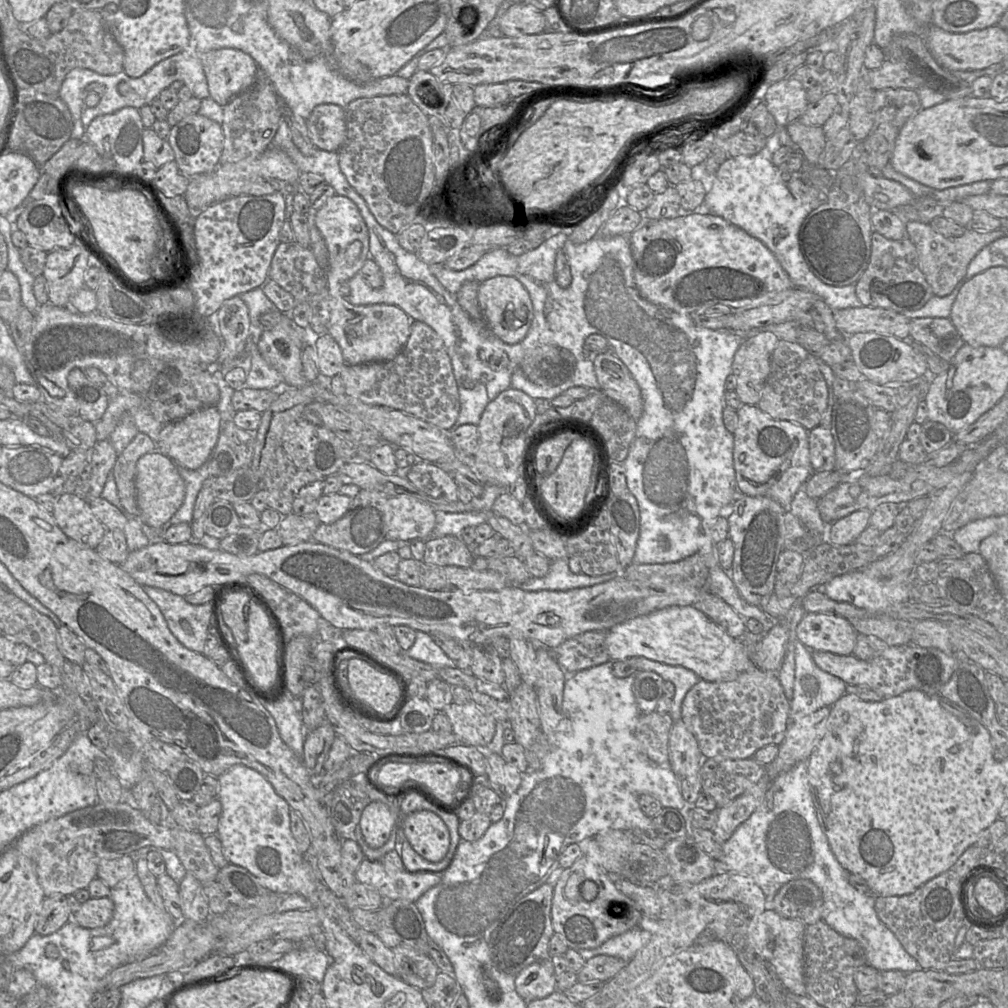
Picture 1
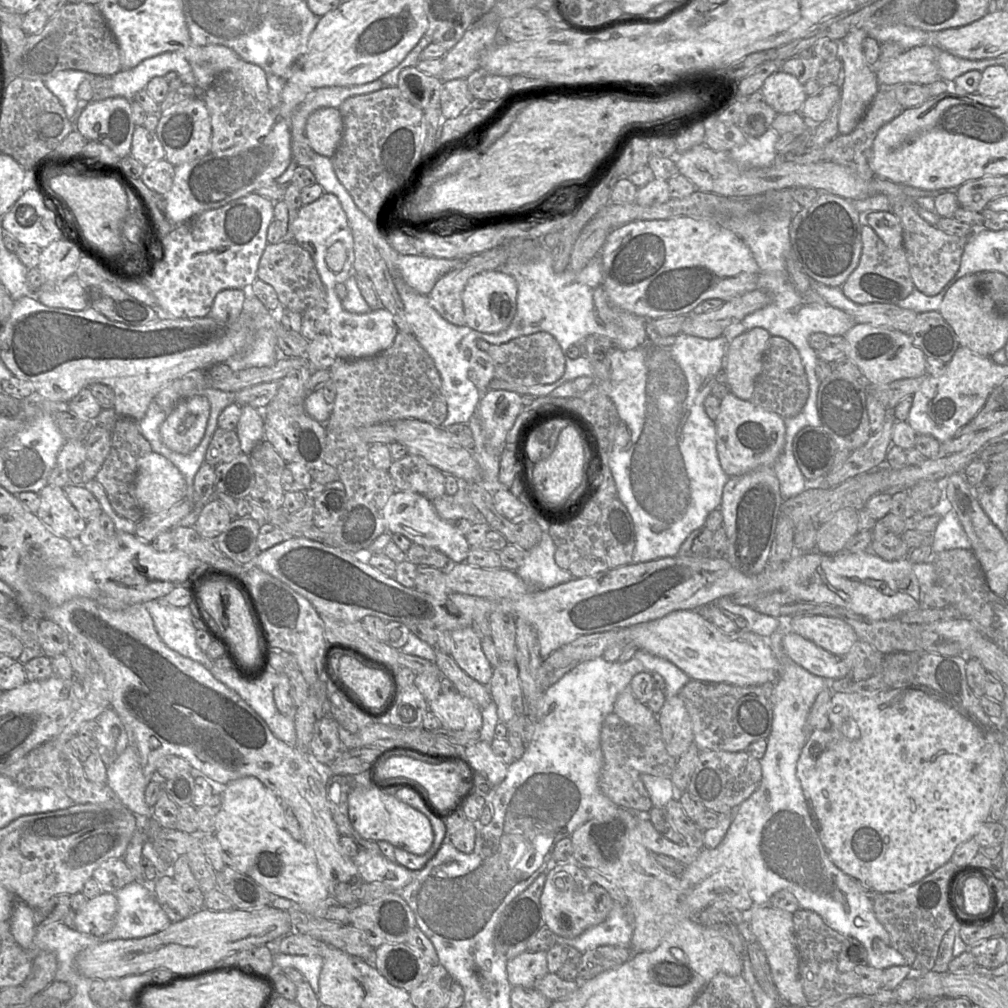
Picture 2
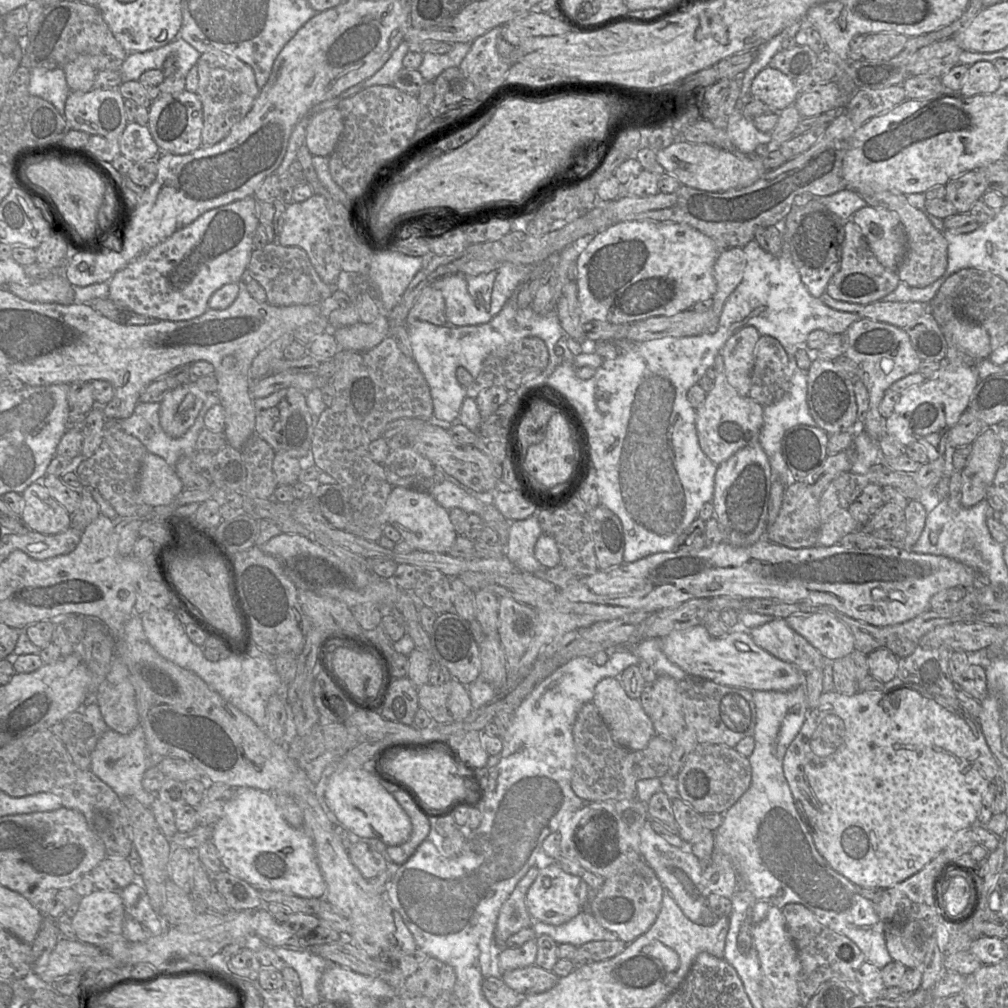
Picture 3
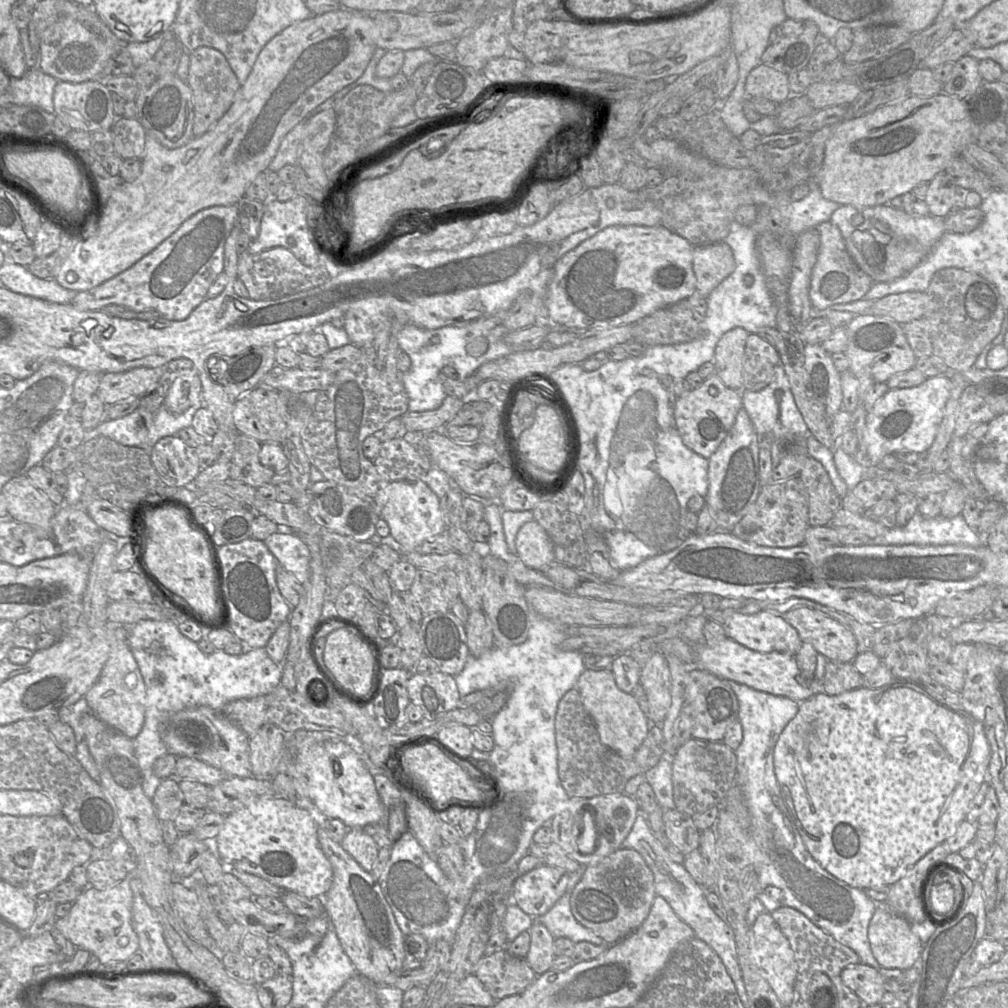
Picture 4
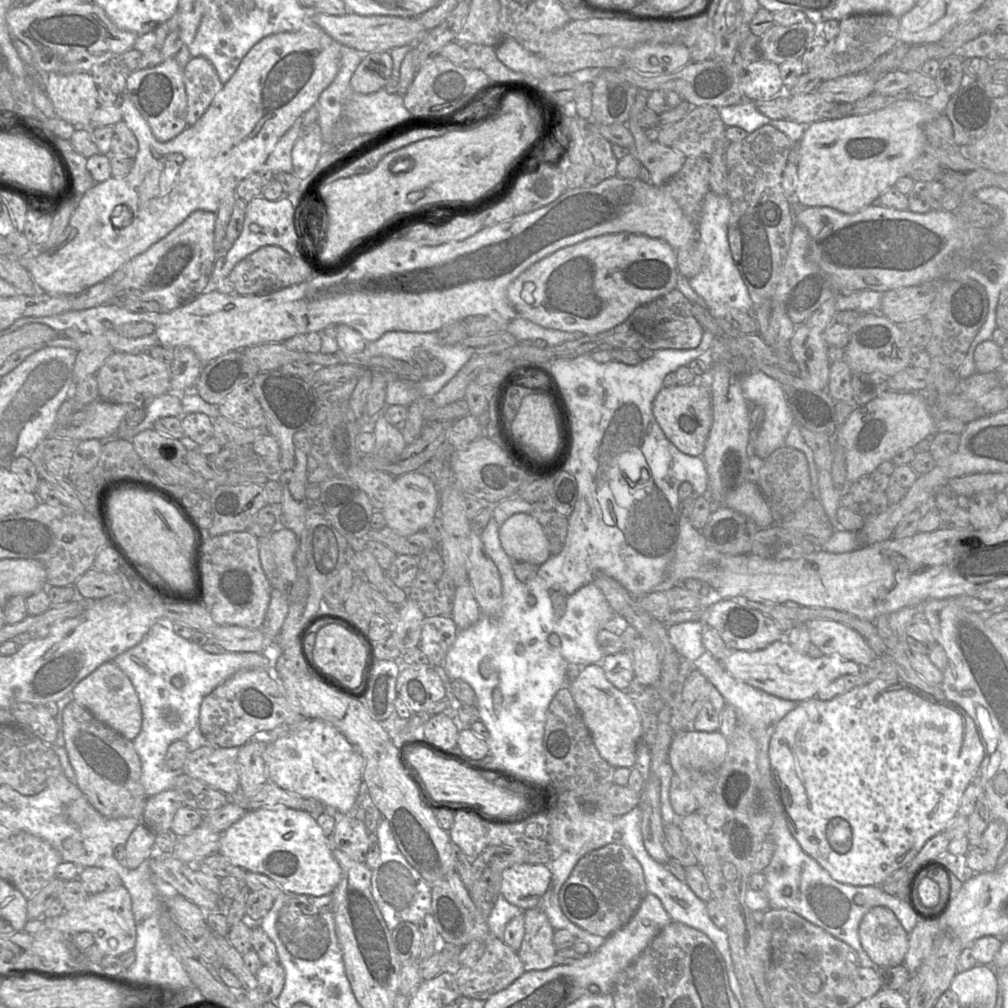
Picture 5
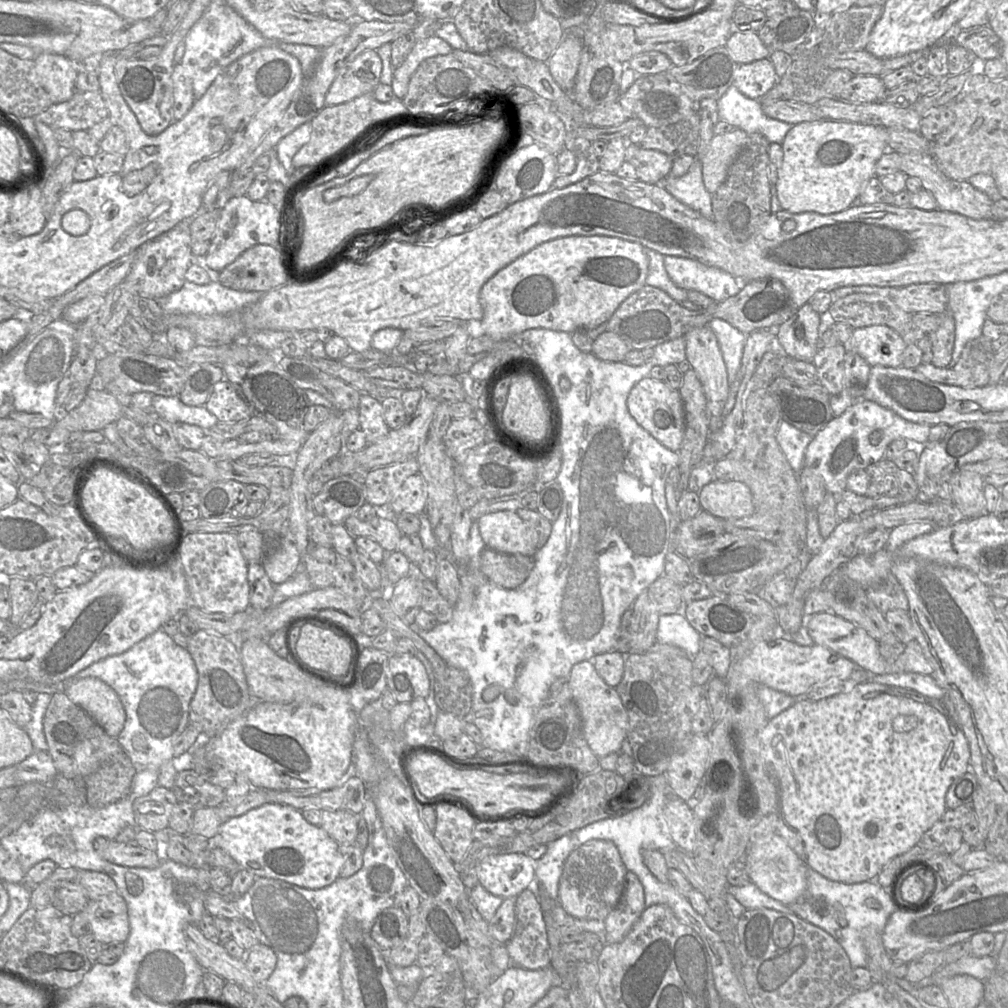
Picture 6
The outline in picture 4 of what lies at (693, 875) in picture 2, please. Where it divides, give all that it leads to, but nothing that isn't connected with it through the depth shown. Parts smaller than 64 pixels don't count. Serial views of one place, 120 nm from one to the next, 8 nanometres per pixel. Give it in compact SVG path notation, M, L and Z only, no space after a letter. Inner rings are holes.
M738 682L728 683L738 700L737 718L743 730L742 742L735 750L736 784L741 788L752 819L753 864L759 880L757 897L767 912L782 906L799 910L838 942L854 950L860 957L860 963L878 970L881 965L875 959L868 939L868 926L877 903L867 896L864 889L838 879L813 858L792 821L775 774L776 742L785 726L797 714L800 703ZM768 886L782 889L782 899L768 895L765 892Z

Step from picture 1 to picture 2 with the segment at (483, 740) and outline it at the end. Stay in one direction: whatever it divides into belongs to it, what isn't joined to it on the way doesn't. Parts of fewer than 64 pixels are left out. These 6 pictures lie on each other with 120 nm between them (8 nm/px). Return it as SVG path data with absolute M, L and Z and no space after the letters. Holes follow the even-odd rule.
M460 693L440 694L428 704L443 728L473 732L482 727L482 708Z

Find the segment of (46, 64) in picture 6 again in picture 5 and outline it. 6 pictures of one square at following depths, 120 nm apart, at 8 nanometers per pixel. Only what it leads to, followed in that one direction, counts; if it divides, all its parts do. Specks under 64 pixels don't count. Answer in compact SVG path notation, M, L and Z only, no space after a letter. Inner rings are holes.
M89 73L43 75L43 89L51 101L55 115L76 127L90 127L90 121L99 106L98 89Z

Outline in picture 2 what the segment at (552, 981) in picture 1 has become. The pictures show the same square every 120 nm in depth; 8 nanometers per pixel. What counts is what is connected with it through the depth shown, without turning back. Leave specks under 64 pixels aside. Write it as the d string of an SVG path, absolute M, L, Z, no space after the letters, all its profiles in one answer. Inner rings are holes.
M546 952L521 953L507 961L506 970L513 987L533 988L538 979L549 973Z

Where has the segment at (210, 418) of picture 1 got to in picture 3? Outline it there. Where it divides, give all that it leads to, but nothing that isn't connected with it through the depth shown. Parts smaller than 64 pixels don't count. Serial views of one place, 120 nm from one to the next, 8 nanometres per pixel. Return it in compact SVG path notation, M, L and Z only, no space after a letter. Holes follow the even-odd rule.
M185 383L172 390L161 402L160 425L169 436L183 436L194 424L206 392L195 383Z

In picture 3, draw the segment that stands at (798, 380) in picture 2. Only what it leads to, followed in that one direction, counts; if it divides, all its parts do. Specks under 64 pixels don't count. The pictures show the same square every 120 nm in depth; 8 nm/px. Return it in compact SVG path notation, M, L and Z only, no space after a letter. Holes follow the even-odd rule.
M760 336L754 349L749 397L763 407L782 400L789 392L789 355L771 336Z

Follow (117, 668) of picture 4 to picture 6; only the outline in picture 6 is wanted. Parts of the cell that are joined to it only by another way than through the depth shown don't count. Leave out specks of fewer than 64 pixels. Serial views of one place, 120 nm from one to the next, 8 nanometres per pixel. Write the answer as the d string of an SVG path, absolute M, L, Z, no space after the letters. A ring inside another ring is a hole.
M98 678L70 680L60 687L68 698L85 710L111 737L122 732L126 713L115 690Z

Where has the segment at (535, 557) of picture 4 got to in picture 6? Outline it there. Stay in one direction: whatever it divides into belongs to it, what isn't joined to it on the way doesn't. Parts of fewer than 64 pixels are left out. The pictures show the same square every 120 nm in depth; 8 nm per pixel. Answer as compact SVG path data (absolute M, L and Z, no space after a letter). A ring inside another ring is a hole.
M516 511L486 512L477 522L486 547L502 553L536 554L538 535Z

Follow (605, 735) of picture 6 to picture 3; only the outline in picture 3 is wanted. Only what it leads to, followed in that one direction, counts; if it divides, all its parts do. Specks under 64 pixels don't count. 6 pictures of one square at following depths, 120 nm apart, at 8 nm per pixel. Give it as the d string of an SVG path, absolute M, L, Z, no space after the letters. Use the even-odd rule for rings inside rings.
M607 677L597 683L592 703L607 724L615 742L625 748L644 749L656 734L653 723L639 699L630 698L617 677Z

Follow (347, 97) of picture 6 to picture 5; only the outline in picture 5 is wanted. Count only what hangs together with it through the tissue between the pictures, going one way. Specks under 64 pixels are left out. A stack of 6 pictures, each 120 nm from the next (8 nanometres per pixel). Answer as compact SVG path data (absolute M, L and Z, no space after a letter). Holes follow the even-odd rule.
M389 52L368 53L350 79L351 88L360 94L383 89L391 77L393 60Z

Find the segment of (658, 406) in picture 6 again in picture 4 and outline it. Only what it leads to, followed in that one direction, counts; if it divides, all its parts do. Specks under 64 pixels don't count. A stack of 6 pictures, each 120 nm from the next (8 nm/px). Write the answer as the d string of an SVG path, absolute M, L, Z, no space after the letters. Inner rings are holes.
M713 373L699 388L677 397L674 419L683 443L698 455L709 459L734 425L737 413L743 408L739 391L727 388Z

